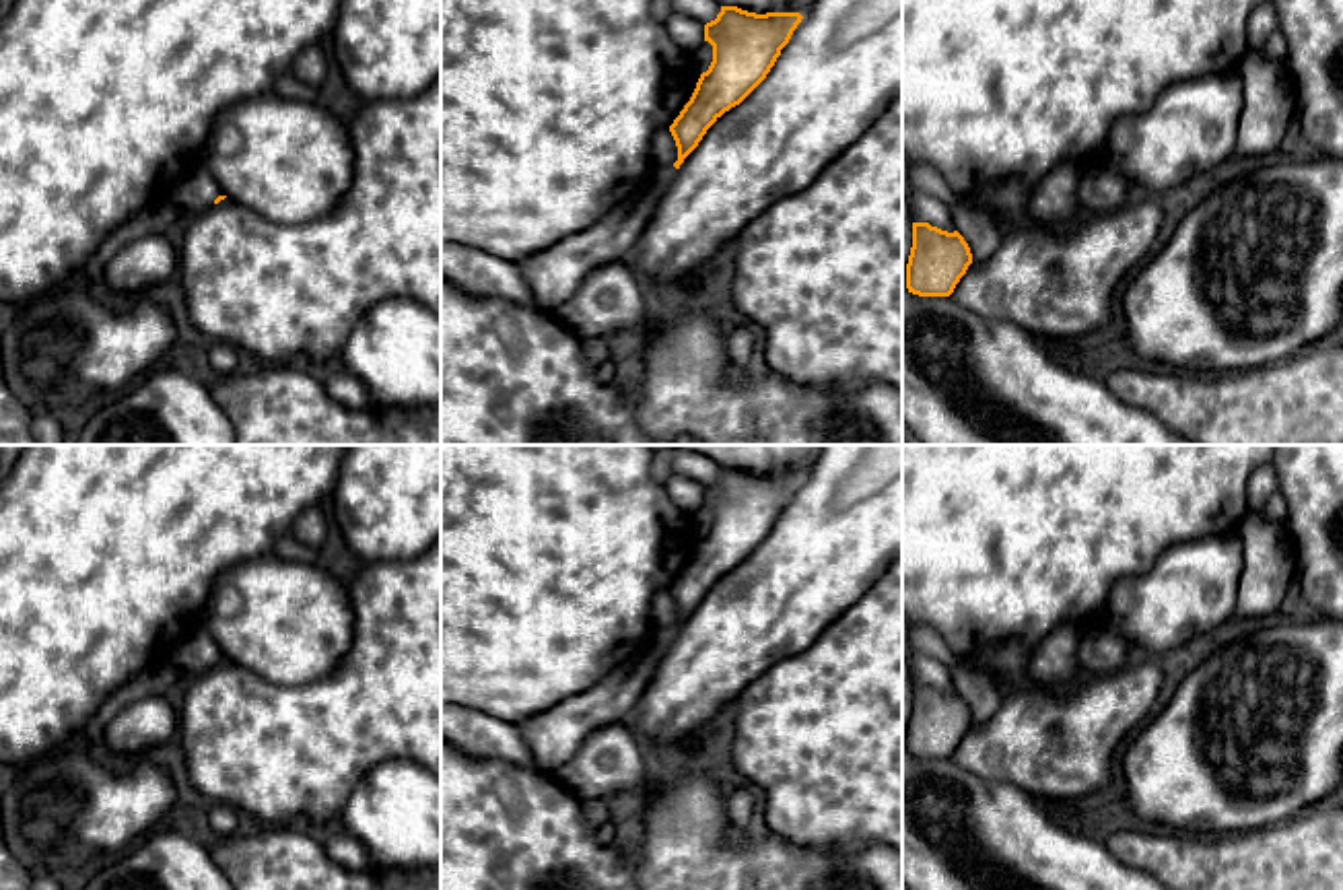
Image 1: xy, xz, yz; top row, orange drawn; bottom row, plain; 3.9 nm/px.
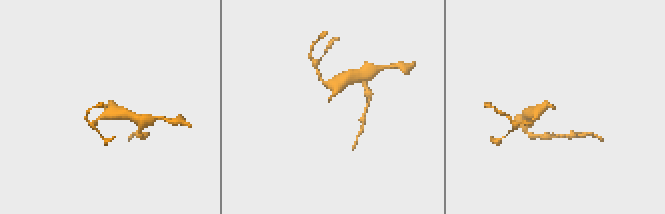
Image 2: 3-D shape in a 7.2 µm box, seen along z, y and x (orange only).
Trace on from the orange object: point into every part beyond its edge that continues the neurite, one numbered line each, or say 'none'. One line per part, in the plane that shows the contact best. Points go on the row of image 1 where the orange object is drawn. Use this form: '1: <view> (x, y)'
1: xy (194, 192)

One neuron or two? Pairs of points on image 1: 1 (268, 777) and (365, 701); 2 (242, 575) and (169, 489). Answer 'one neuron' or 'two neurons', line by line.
1: one neuron
2: two neurons

